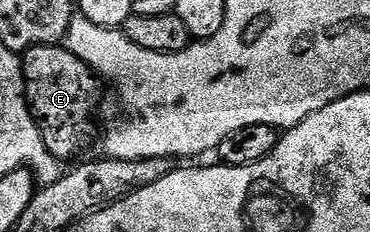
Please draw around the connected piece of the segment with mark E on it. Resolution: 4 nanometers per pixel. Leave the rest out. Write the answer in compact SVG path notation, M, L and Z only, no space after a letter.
M39 45L24 52L21 59L21 78L25 89L25 102L29 104L29 112L33 114L43 145L47 145L47 149L58 161L73 158L76 160L76 155L88 145L89 138L93 135L93 123L89 118L101 103L102 80L64 45Z

